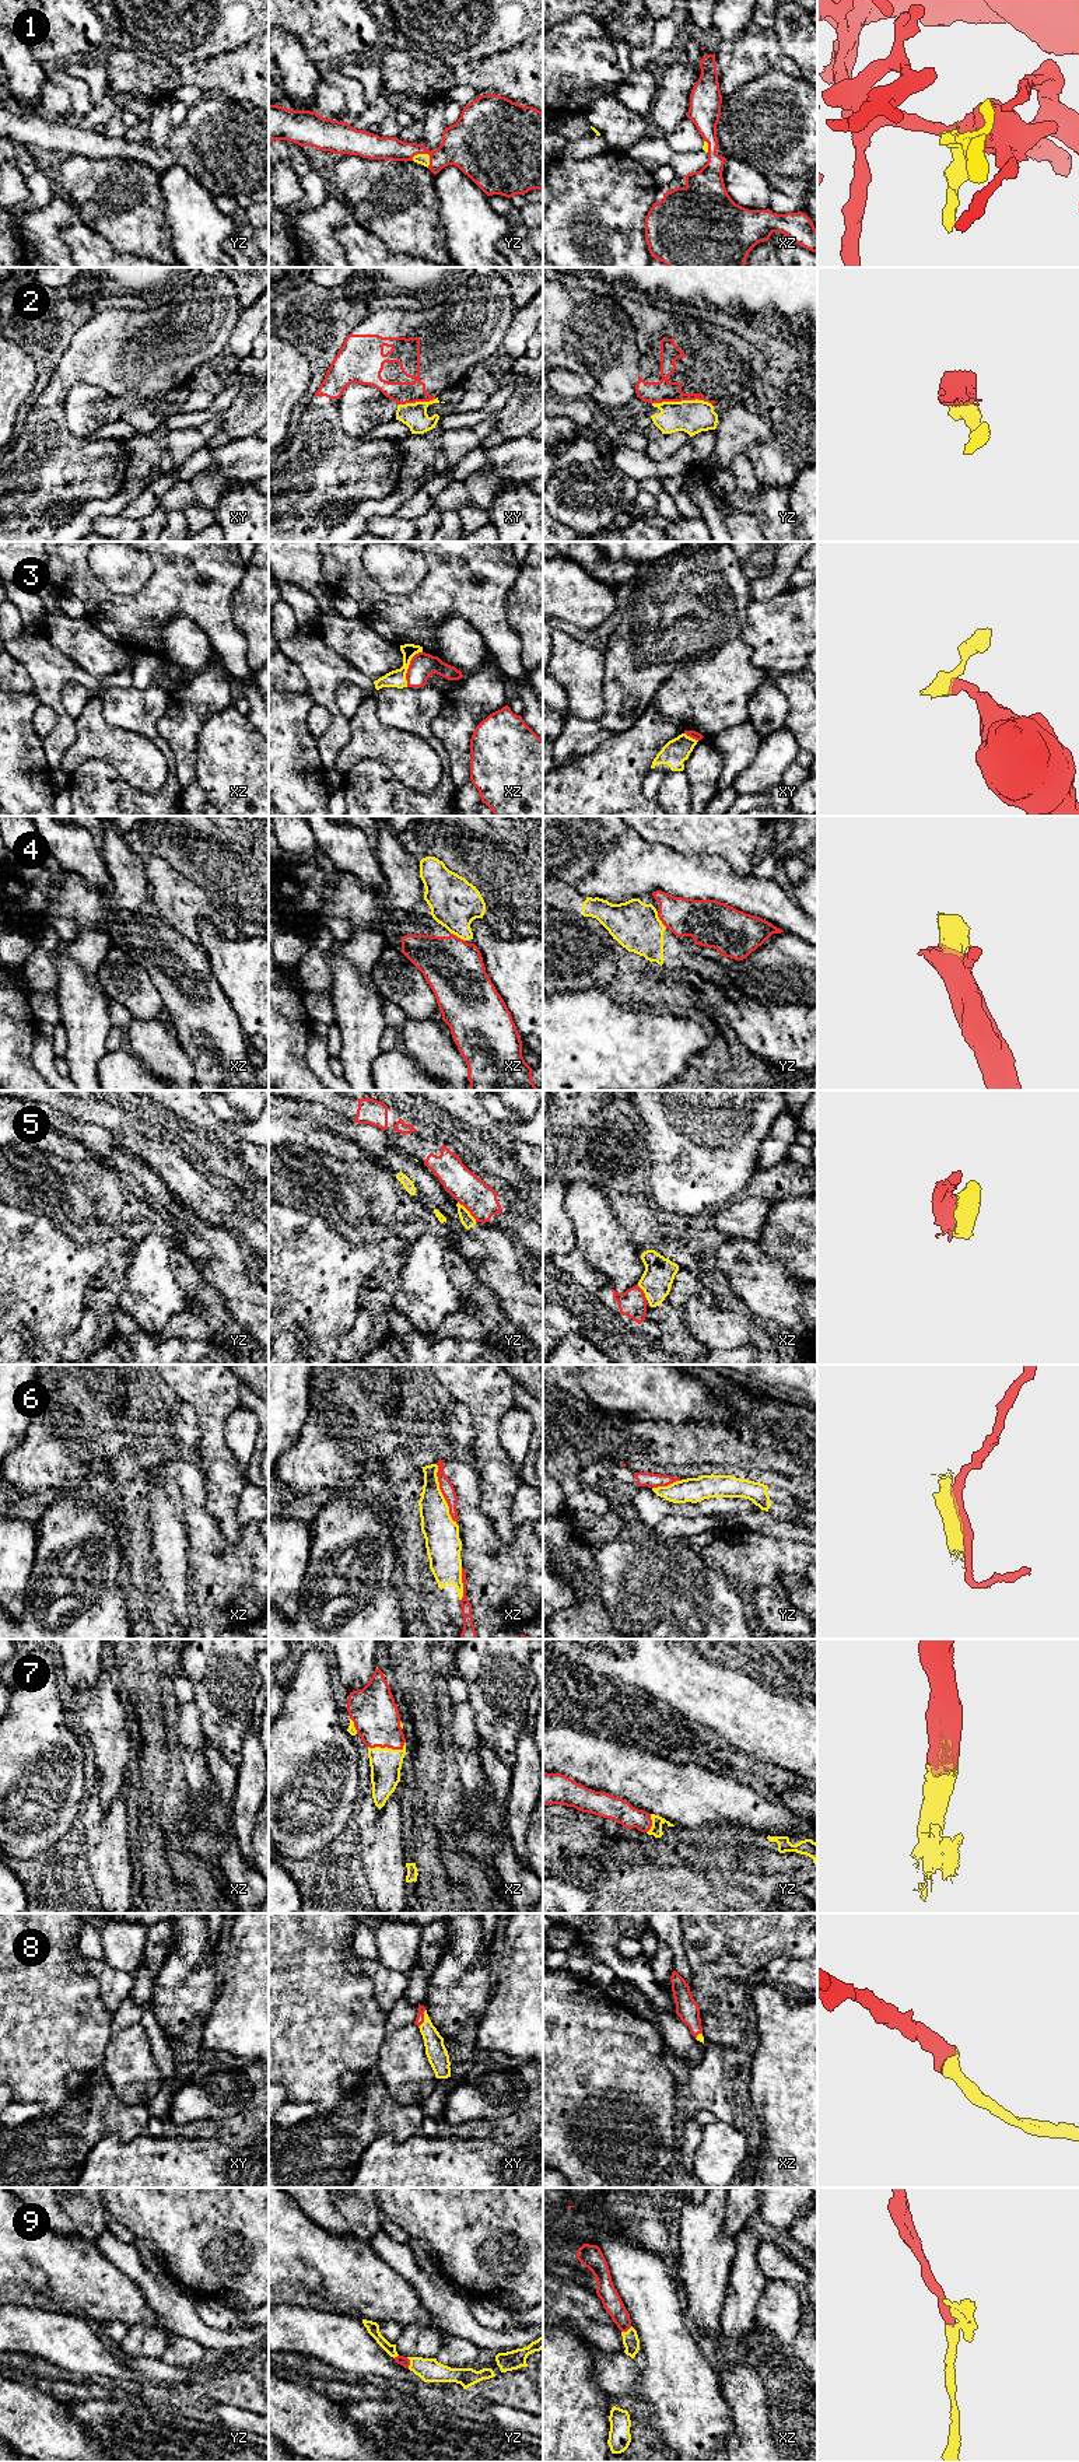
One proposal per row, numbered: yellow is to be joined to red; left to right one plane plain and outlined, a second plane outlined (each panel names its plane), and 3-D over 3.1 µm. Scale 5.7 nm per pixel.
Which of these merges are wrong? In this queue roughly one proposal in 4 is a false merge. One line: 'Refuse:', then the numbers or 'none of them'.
Refuse: 2, 3, 4, 5, 6

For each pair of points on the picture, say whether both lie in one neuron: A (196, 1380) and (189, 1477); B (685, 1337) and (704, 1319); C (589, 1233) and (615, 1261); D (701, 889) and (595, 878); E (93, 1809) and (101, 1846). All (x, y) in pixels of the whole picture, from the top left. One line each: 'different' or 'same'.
A: different
B: different
C: same
D: same
E: same

